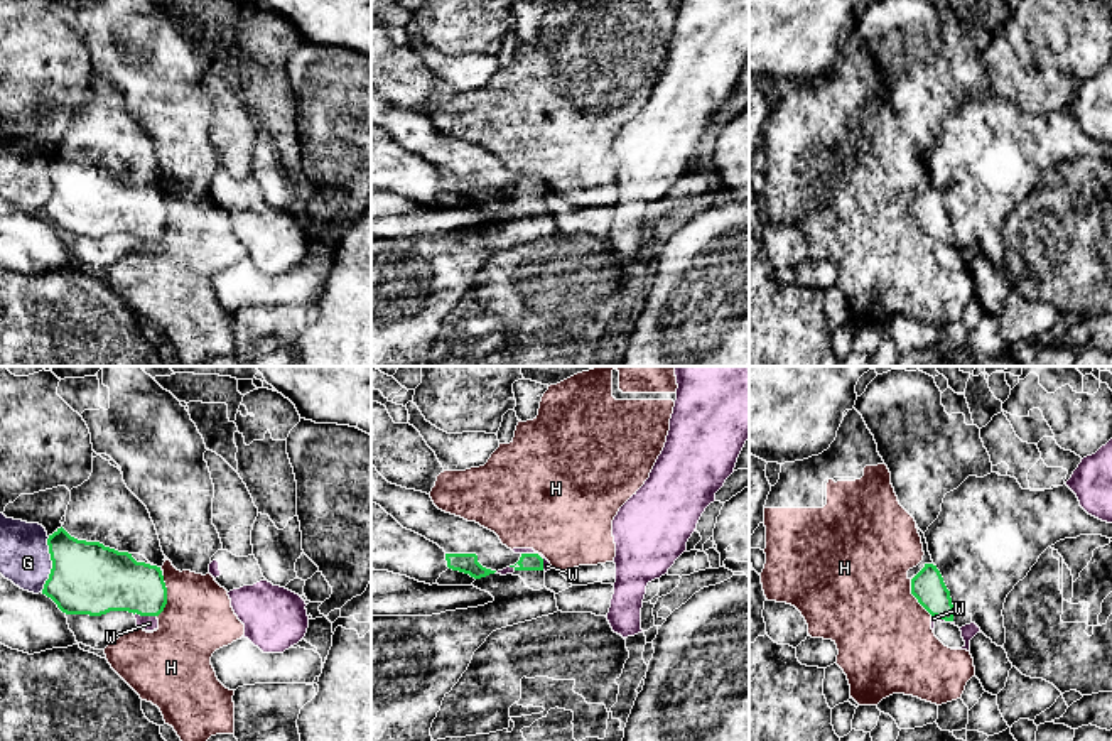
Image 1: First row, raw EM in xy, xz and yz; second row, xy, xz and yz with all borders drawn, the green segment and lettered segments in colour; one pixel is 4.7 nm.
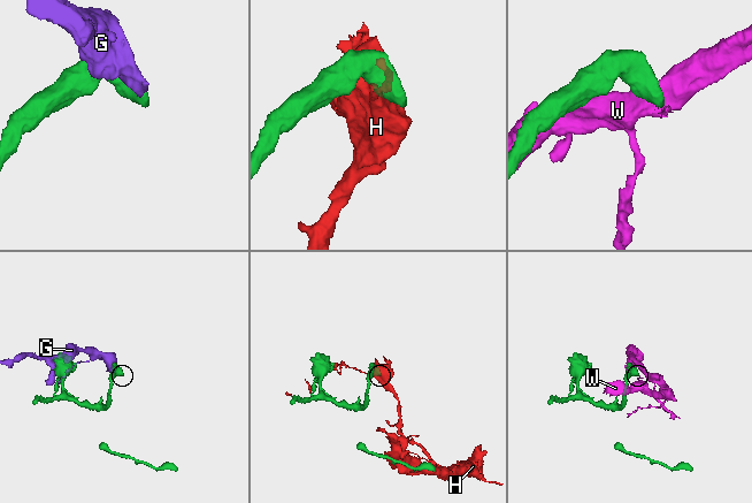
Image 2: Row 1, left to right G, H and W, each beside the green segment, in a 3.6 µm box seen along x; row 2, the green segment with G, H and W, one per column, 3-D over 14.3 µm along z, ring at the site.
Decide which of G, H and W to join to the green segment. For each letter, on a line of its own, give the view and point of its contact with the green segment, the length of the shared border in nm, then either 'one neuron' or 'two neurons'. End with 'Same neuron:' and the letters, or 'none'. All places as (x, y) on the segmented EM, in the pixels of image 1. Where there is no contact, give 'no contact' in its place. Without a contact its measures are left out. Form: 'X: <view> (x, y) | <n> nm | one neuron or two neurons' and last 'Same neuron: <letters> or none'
G: xy (53, 564) | 260 nm | two neurons
H: xy (166, 596) | 200 nm | two neurons
W: xz (537, 554) | 140 nm | two neurons
Same neuron: none

